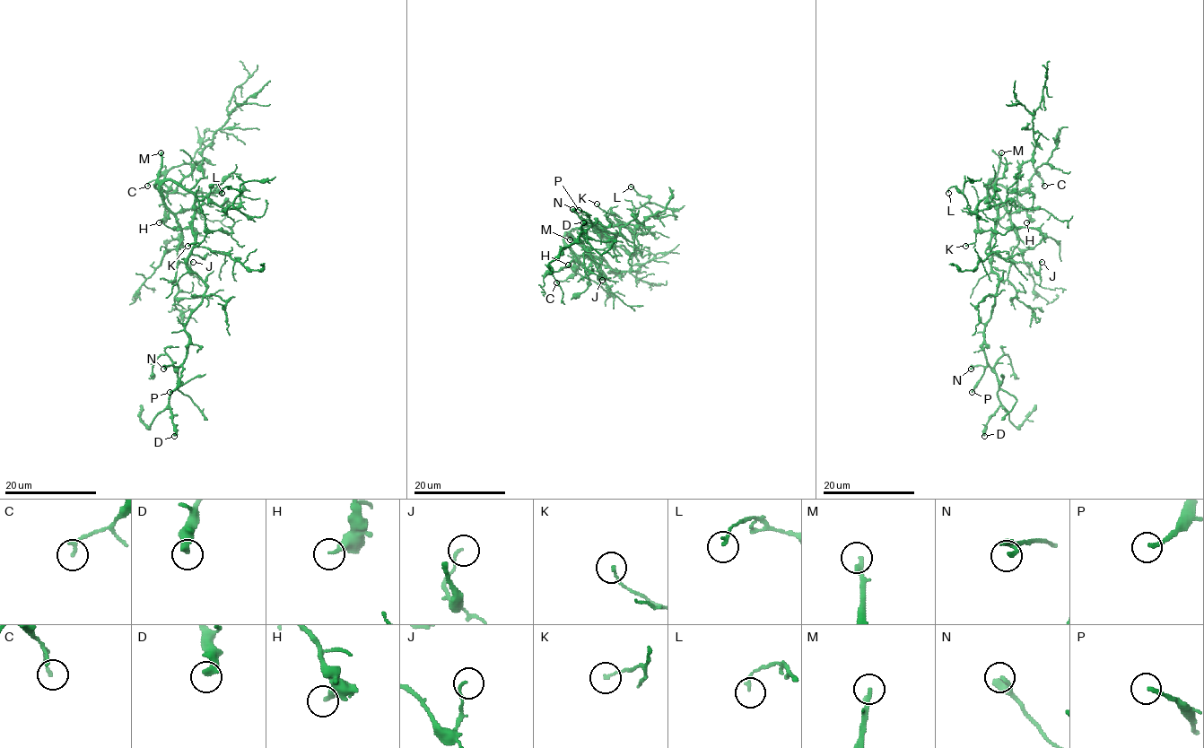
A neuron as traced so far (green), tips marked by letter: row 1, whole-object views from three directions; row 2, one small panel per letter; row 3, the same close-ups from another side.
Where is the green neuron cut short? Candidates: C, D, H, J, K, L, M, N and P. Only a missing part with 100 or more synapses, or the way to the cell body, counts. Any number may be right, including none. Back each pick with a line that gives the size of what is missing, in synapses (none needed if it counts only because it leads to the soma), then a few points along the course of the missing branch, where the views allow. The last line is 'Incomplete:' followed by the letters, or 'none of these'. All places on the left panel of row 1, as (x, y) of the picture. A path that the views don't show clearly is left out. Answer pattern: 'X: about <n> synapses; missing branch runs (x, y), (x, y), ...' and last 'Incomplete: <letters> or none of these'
M: missing branch runs (161, 152), (161, 139), (170, 121), (154, 115), (141, 117), (89, 113), (17, 133)
Incomplete: M

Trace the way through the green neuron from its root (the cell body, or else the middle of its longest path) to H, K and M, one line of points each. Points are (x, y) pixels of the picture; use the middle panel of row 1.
H: (602, 234), (604, 231), (602, 226), (571, 230), (563, 239), (575, 254), (574, 265), (571, 267), (568, 265)
K: (602, 234), (613, 223), (608, 215), (615, 214), (605, 212), (597, 204)
M: (602, 234), (604, 231), (602, 226), (583, 226), (568, 230), (570, 239)

